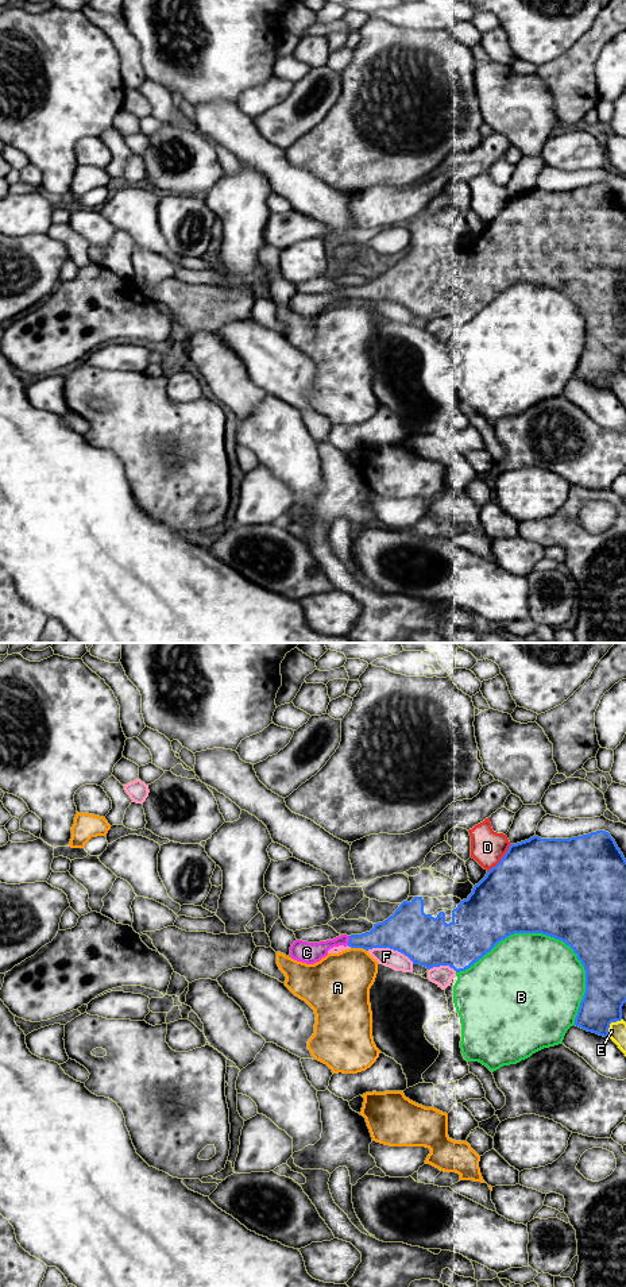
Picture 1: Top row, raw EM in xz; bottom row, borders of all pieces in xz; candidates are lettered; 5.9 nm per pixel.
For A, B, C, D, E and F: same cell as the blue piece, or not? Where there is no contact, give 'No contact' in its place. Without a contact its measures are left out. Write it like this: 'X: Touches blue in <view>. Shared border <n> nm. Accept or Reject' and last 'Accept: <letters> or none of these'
A: Touches blue in xz. Shared border 110 nm. Reject
B: Touches blue in xz. Shared border 800 nm. Reject
C: Touches blue in xz. Shared border 60 nm. Accept
D: Touches blue in xz. Shared border 220 nm. Reject
E: Touches blue in xz. Shared border 140 nm. Reject
F: Touches blue in xz. Shared border 300 nm. Reject
Accept: C

